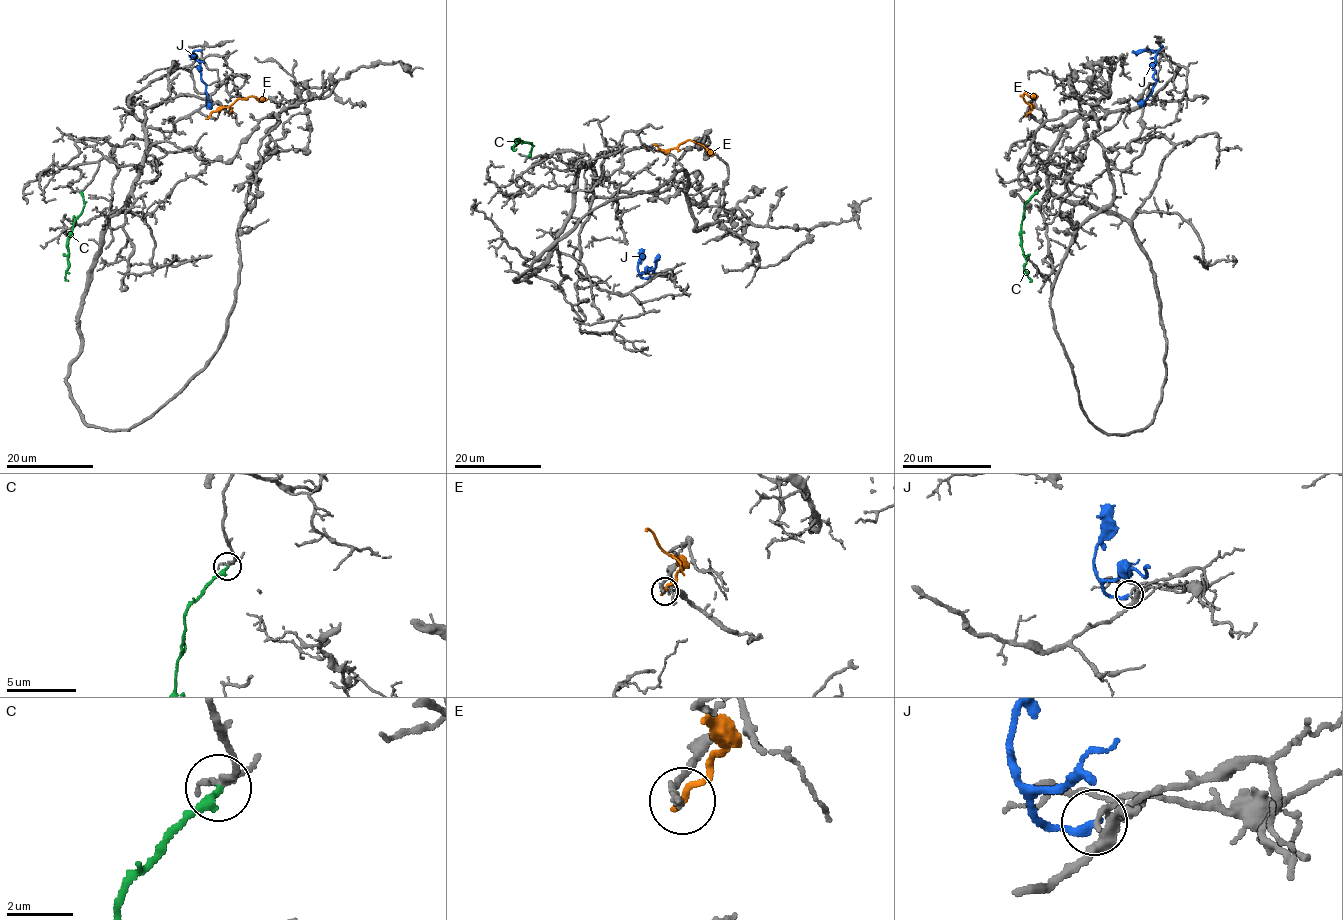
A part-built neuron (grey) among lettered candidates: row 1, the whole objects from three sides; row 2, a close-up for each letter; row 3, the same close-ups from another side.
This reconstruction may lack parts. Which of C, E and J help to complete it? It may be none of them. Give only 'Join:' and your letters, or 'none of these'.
Join: C

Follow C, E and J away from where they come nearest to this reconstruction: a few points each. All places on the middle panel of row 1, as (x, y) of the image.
C: (528, 156), (532, 144), (516, 140), (516, 149)
E: (657, 145), (661, 150), (670, 150), (687, 140), (715, 152)
J: (648, 277), (640, 275), (649, 269), (654, 271), (659, 254)

